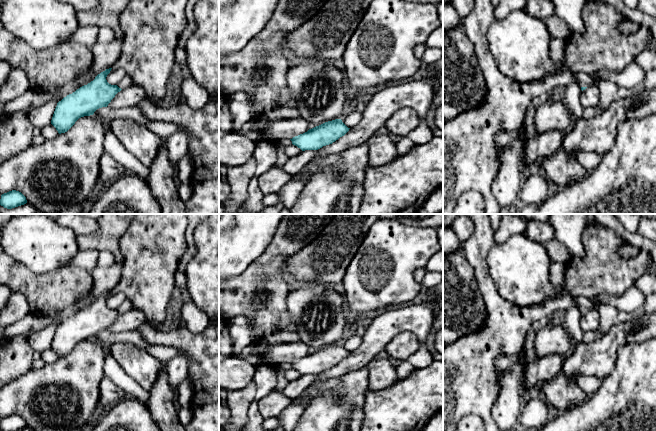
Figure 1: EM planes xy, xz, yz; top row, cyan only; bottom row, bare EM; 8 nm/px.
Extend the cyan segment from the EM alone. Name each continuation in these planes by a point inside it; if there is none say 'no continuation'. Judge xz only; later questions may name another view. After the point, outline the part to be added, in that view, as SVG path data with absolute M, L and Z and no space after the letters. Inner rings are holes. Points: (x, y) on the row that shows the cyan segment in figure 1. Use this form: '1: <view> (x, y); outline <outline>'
no continuation

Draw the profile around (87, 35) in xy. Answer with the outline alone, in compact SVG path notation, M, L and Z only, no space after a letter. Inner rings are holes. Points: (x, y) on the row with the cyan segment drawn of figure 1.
M83 26L78 29L69 38L69 43L76 43L92 48L97 43L98 28L95 26Z

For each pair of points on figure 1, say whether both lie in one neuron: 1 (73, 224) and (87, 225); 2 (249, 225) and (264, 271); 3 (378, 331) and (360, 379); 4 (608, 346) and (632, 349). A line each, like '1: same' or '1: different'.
1: same
2: different
3: different
4: different

